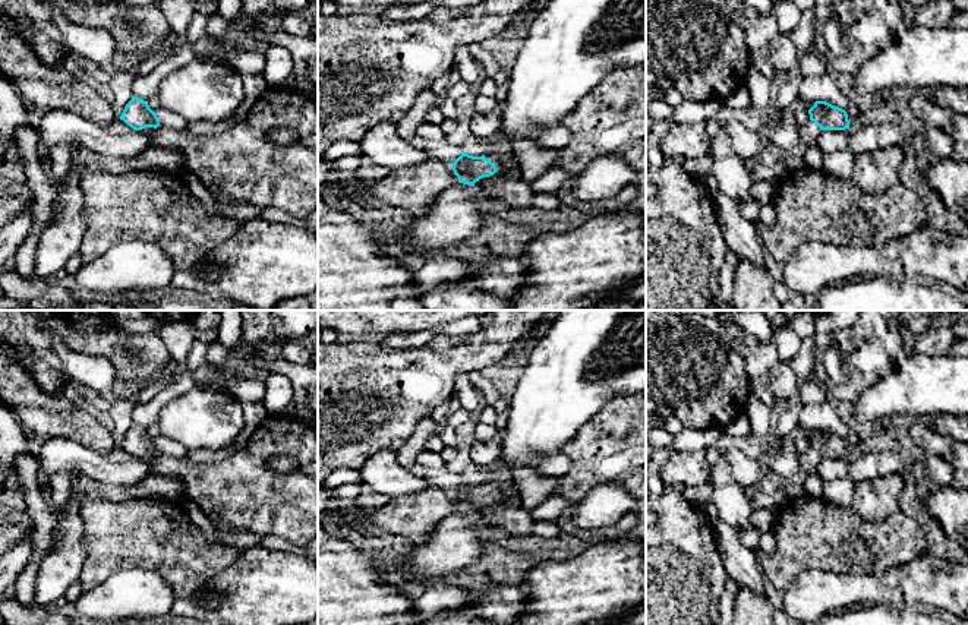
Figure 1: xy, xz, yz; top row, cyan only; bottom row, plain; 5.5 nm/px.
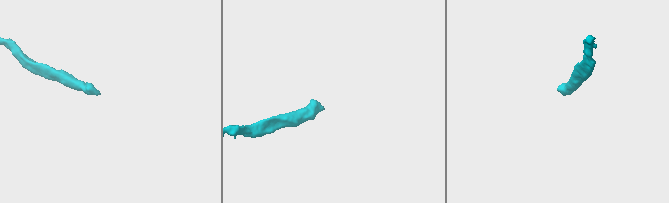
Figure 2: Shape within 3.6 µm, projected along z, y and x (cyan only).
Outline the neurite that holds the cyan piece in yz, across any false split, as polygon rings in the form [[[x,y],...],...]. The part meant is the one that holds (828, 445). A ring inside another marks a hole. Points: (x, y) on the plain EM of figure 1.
[[[816,429],[808,442],[811,449],[800,455],[801,467],[807,474],[816,473],[822,458],[849,457],[846,439],[826,429]]]

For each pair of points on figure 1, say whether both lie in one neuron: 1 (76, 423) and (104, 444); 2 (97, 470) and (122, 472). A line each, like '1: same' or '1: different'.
1: same
2: same

